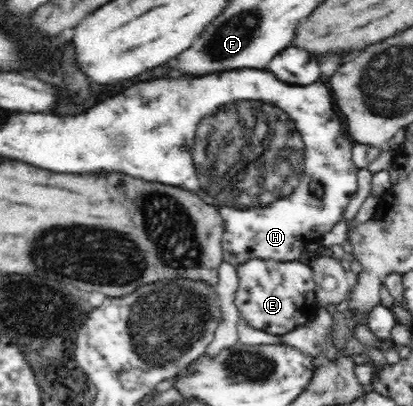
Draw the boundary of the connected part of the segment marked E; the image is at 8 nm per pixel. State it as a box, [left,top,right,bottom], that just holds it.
[235,258,316,336]

